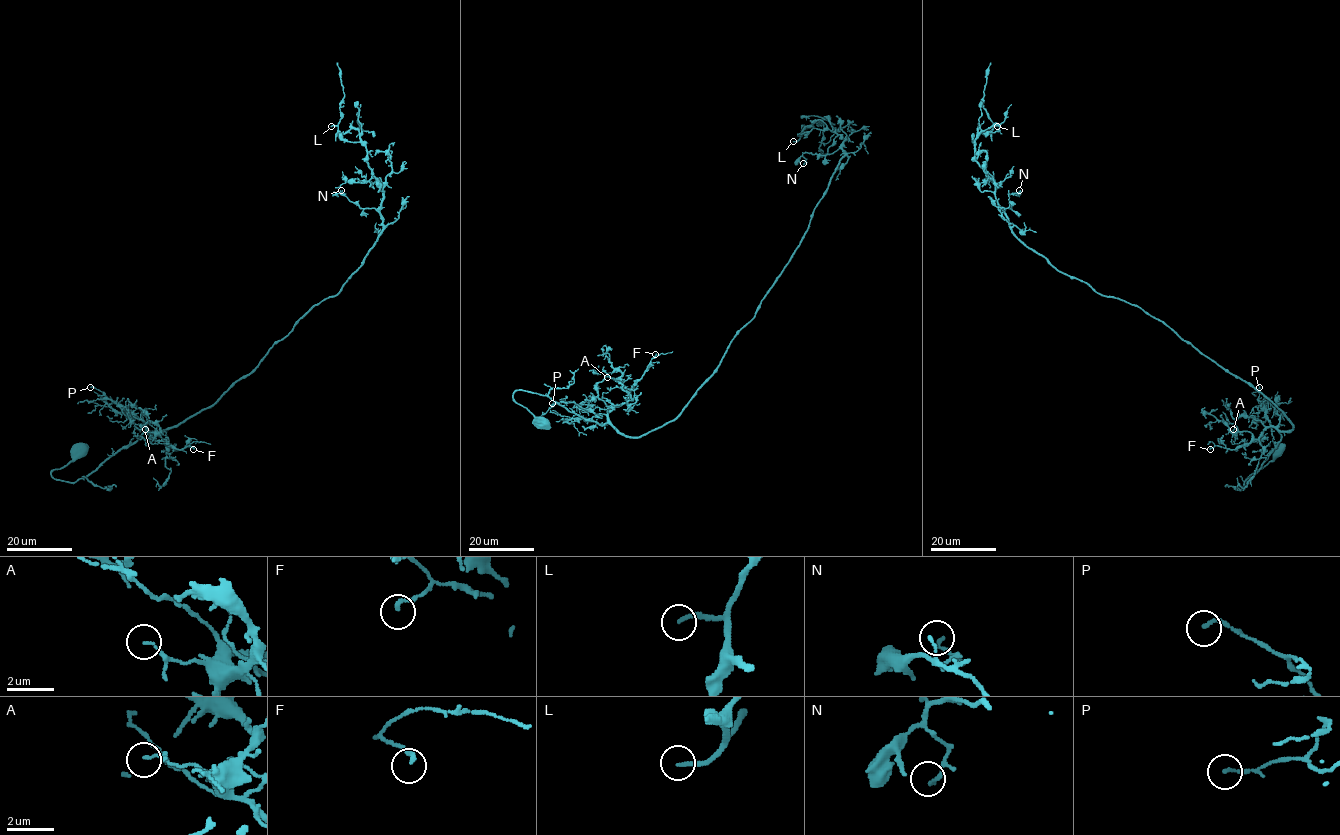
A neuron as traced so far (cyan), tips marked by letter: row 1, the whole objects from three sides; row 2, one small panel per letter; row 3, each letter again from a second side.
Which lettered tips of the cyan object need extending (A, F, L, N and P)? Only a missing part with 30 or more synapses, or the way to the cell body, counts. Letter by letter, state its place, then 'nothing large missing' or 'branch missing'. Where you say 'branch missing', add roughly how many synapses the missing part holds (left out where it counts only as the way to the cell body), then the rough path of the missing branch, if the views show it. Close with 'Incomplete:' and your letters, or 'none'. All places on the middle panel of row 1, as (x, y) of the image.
A: place (607, 377); nothing large missing
F: place (655, 354); nothing large missing
L: place (793, 141); branch missing; 35 synapses; course (793, 141), (768, 144), (767, 136), (781, 130)
N: place (803, 163); nothing large missing
P: place (552, 403); nothing large missing
Incomplete: L

